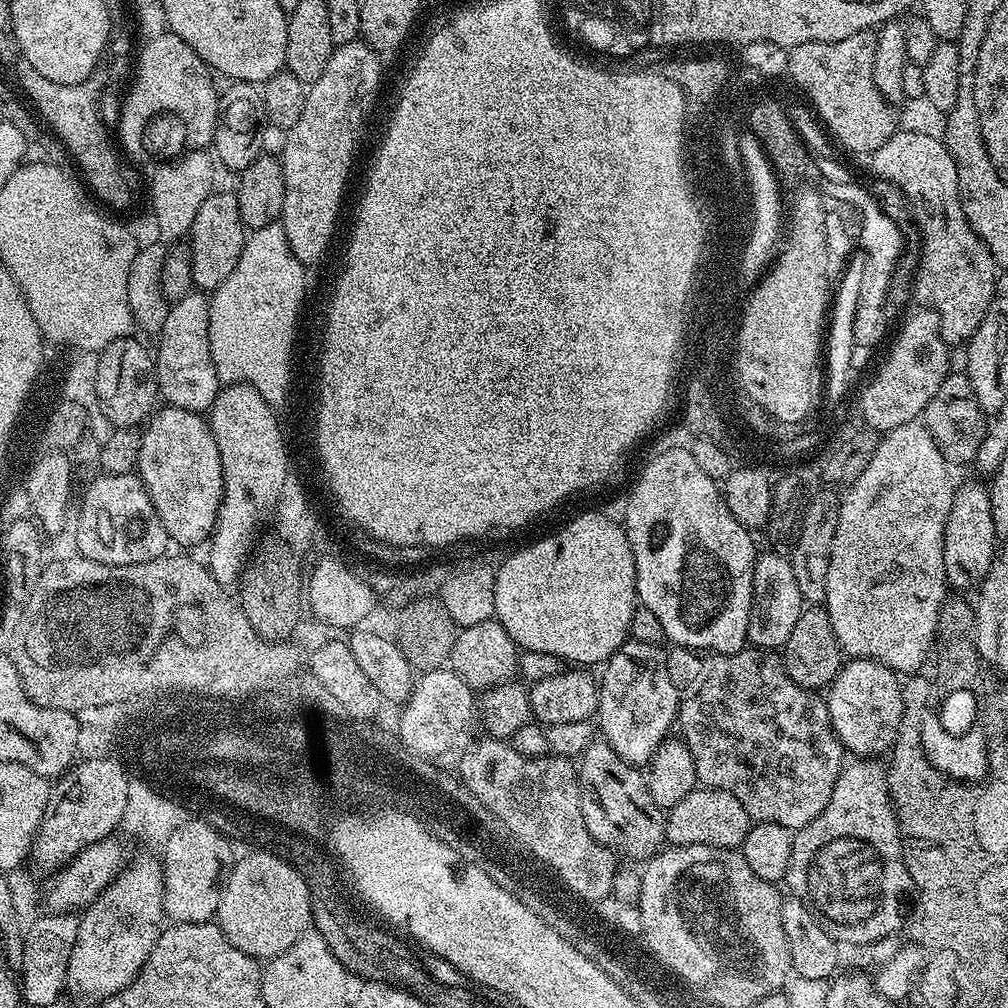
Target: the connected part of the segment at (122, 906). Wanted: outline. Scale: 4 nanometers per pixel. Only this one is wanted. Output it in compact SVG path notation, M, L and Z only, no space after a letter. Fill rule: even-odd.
M152 854L141 855L133 864L131 861L125 866L80 916L78 938L68 963L68 984L78 995L93 1002L105 1000L130 986L132 979L140 973L166 920L161 861Z

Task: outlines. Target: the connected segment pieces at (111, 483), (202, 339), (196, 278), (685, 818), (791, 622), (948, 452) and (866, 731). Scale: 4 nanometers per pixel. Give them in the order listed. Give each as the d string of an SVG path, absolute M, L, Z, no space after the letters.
M100 474L89 486L80 504L80 525L76 528L75 551L79 555L110 566L130 566L163 556L169 548L168 532L162 526L139 475Z
M203 291L188 292L169 307L166 322L162 322L162 330L158 334L160 345L154 348L154 359L160 387L159 399L165 405L203 413L211 409L220 393L222 382L210 354L209 303L209 297Z
M235 191L209 192L202 206L198 206L198 214L194 214L194 222L190 229L193 285L208 294L215 292L221 282L230 278L234 266L238 266L245 239L246 229L238 214L238 198Z
M697 786L682 802L667 809L664 821L664 835L669 845L675 846L714 846L715 848L739 849L744 843L750 827L742 802L726 790Z
M773 550L765 551L757 555L754 566L748 644L753 648L780 650L783 649L786 638L790 638L798 618L803 614L806 601L802 598L802 590L798 590L791 559Z
M953 372L938 386L938 394L930 398L922 417L924 428L934 438L934 446L947 460L949 465L971 465L978 454L978 446L982 446L982 438L986 431L986 413L980 408L978 398L970 386L967 375Z
M849 659L832 679L826 699L832 729L853 757L876 758L881 755L879 752L891 749L904 709L902 680L892 669L876 660Z

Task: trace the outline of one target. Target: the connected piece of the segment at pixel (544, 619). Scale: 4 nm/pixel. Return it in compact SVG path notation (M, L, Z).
M580 520L578 526L567 528L560 536L556 536L555 542L539 544L538 550L526 552L519 549L515 556L508 556L502 566L496 568L496 589L494 590L495 620L503 626L506 634L515 642L517 649L529 652L530 650L542 650L554 654L561 662L571 662L576 666L592 666L588 664L603 665L609 658L624 645L629 639L628 627L634 618L634 610L638 606L636 594L636 567L634 566L634 554L621 525L614 525L608 520Z

